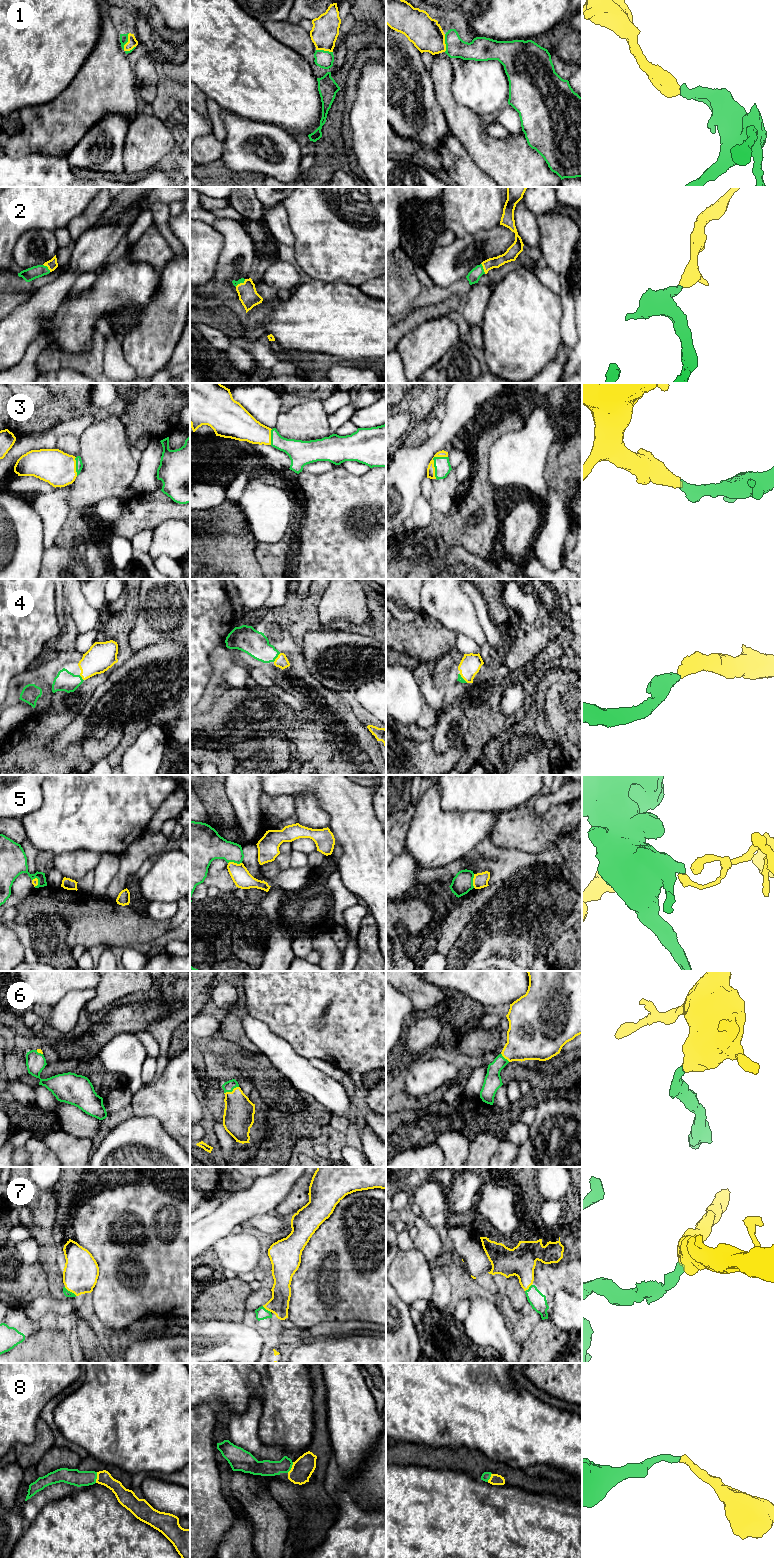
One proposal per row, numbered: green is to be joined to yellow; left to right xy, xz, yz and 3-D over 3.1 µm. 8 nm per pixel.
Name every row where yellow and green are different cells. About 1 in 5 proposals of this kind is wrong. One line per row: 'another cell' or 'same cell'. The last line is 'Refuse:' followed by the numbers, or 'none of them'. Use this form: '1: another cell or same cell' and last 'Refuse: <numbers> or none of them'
1: same cell
2: same cell
3: same cell
4: same cell
5: another cell
6: same cell
7: same cell
8: same cell
Refuse: 5

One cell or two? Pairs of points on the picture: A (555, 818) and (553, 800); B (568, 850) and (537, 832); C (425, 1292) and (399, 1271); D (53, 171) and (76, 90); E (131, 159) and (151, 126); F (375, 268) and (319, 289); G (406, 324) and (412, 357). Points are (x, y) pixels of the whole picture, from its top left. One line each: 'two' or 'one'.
A: two
B: two
C: one
D: two
E: one
F: two
G: two

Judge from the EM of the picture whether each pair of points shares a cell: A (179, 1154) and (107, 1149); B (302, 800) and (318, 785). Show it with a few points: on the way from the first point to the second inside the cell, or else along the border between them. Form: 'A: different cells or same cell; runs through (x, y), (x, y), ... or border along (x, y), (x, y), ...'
A: same cell; runs through (161, 1146), (155, 1141), (125, 1141)
B: different cells; border along (292, 796), (309, 793), (324, 810)

